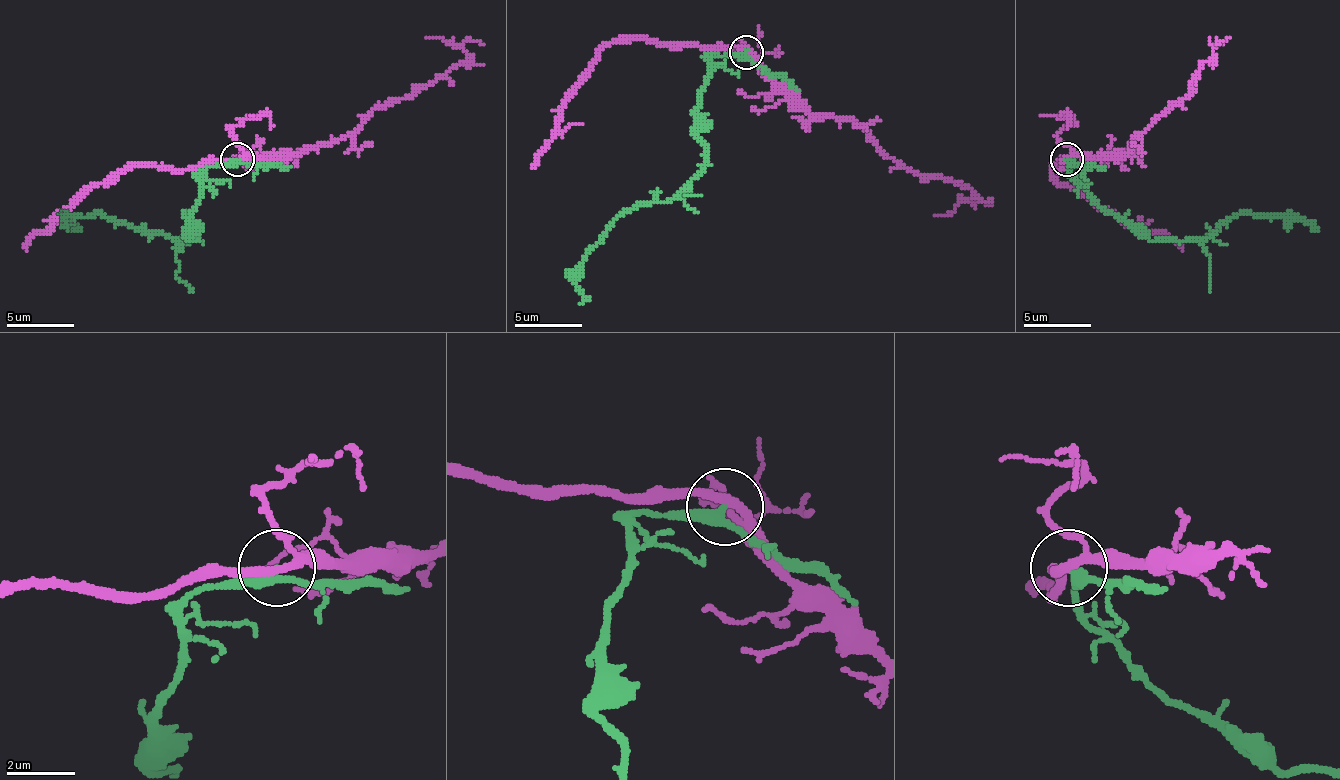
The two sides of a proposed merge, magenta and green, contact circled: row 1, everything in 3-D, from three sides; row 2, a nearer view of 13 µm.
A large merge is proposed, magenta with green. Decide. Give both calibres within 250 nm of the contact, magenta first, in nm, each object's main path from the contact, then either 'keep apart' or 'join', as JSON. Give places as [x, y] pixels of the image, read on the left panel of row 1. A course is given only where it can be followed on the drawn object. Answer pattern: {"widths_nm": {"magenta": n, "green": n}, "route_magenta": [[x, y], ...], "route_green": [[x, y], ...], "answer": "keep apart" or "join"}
{"widths_nm": {"magenta": 200, "green": 300}, "route_magenta": [[236, 159], [297, 156], [345, 139], [382, 105], [419, 92], [456, 68], [467, 54], [443, 38], [426, 38]], "route_green": [[236, 159], [203, 170], [189, 210], [192, 241], [104, 214], [74, 217], [71, 231]], "answer": "keep apart"}

